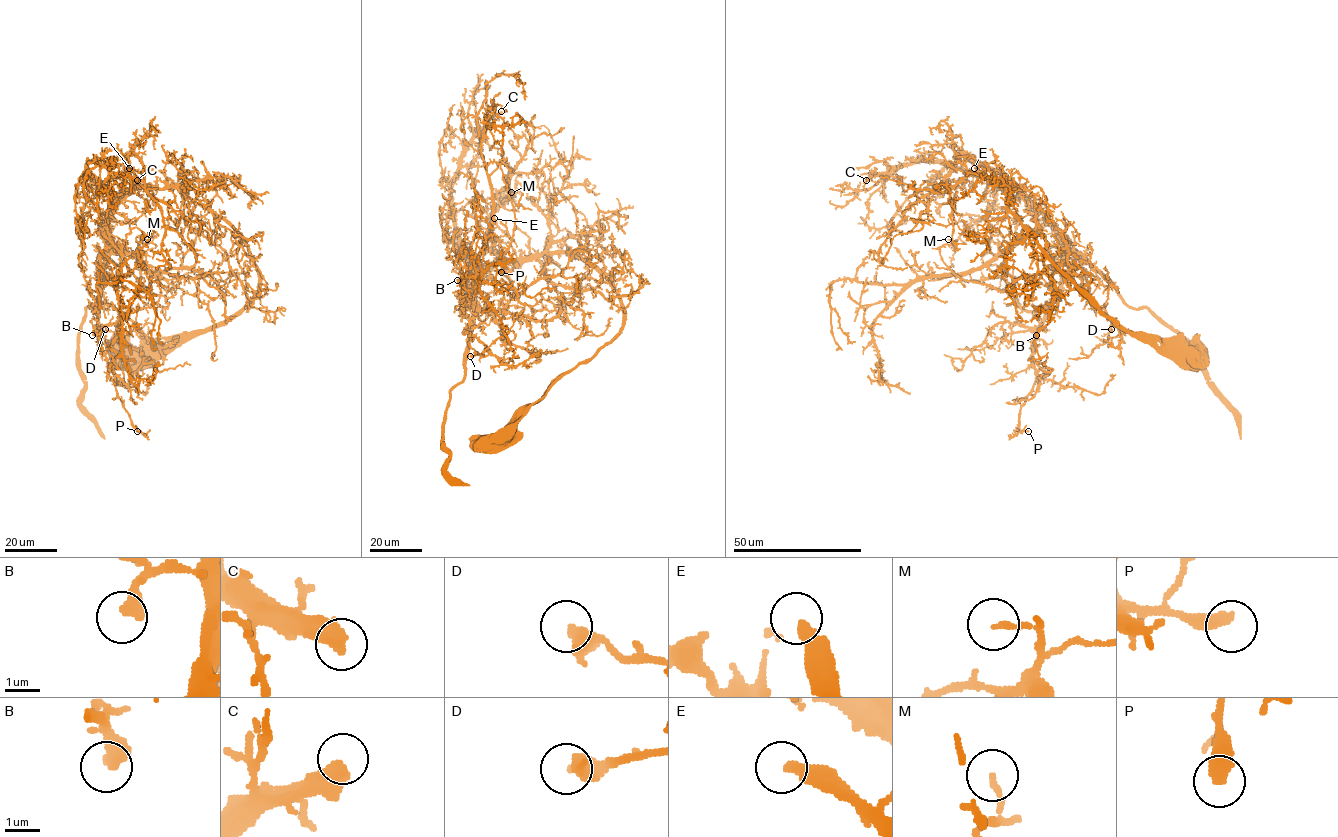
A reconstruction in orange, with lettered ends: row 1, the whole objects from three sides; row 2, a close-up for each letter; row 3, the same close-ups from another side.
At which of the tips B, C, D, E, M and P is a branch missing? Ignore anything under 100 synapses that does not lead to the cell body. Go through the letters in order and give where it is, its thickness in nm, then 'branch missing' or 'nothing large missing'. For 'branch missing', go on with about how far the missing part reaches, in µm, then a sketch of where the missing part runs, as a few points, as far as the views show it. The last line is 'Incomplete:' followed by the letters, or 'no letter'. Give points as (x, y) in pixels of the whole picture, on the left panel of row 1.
B: place (92, 335); calibre 440 nm; nothing large missing
C: place (137, 180); calibre 360 nm; branch missing; missing 50 µm; course (137, 180), (144, 182), (160, 199), (154, 278)
D: place (105, 329); calibre 360 nm; nothing large missing
E: place (129, 168); calibre 360 nm; nothing large missing
M: place (147, 239); calibre 150 nm; nothing large missing
P: place (137, 431); calibre 480 nm; nothing large missing
Incomplete: C

